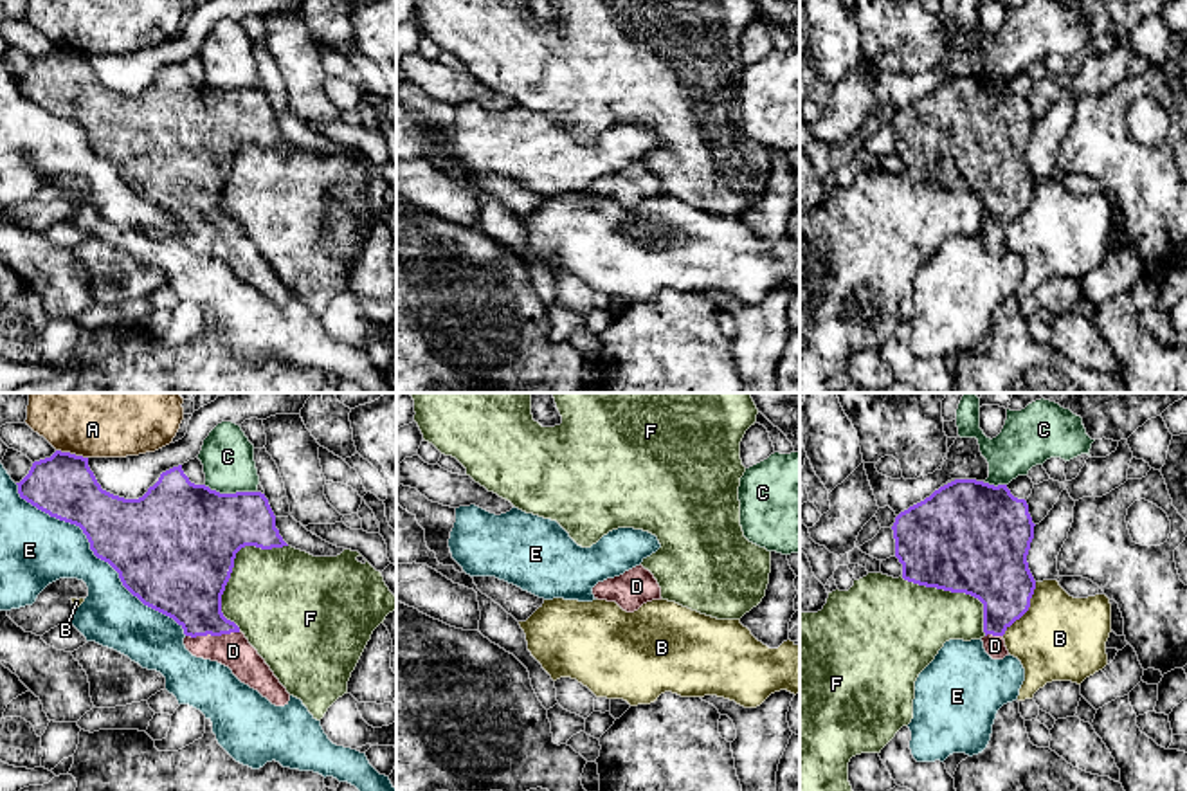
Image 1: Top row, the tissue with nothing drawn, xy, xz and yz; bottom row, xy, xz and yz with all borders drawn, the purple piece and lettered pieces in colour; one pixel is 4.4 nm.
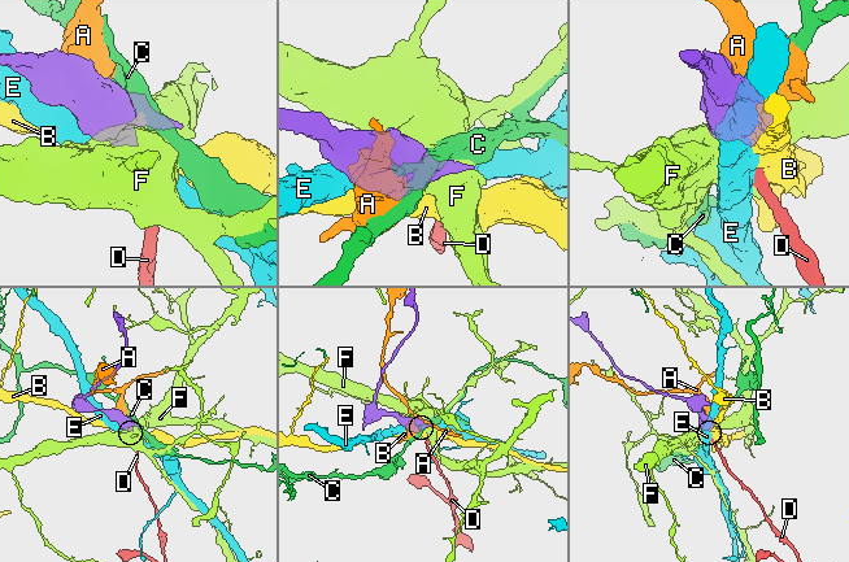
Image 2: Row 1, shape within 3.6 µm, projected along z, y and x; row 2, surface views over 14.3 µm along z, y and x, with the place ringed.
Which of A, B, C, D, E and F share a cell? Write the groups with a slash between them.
A / B / C / D / E / F

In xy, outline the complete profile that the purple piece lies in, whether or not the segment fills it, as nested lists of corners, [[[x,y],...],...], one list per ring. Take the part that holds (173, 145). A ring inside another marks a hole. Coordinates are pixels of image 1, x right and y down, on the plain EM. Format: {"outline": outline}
{"outline": [[[61,47],[34,58],[16,81],[20,94],[38,106],[79,123],[94,151],[119,169],[122,182],[133,193],[184,225],[184,241],[193,252],[229,263],[241,279],[258,286],[272,301],[288,301],[286,285],[240,223],[222,209],[222,191],[236,150],[245,142],[261,146],[288,142],[276,124],[276,112],[265,90],[220,90],[191,79],[178,61],[162,68],[142,94],[124,95],[101,85],[88,54]]]}

